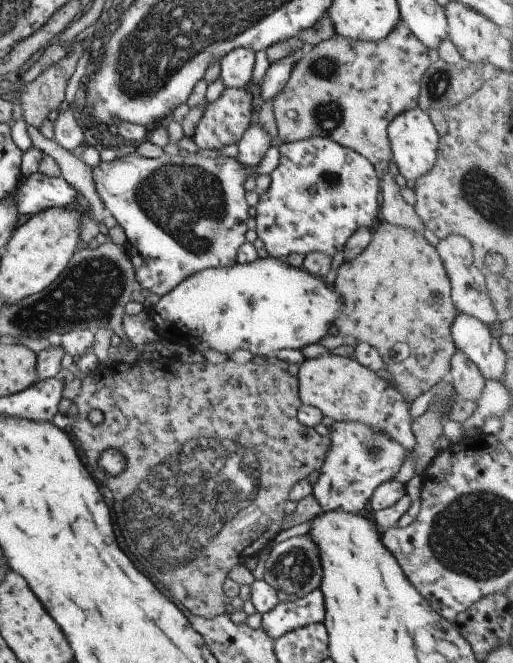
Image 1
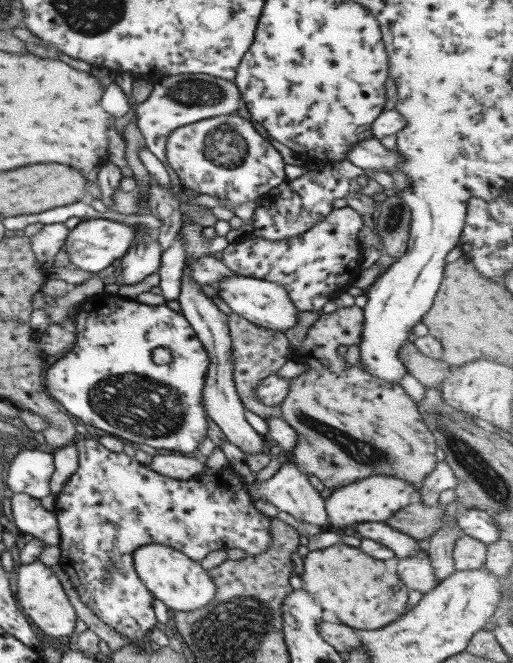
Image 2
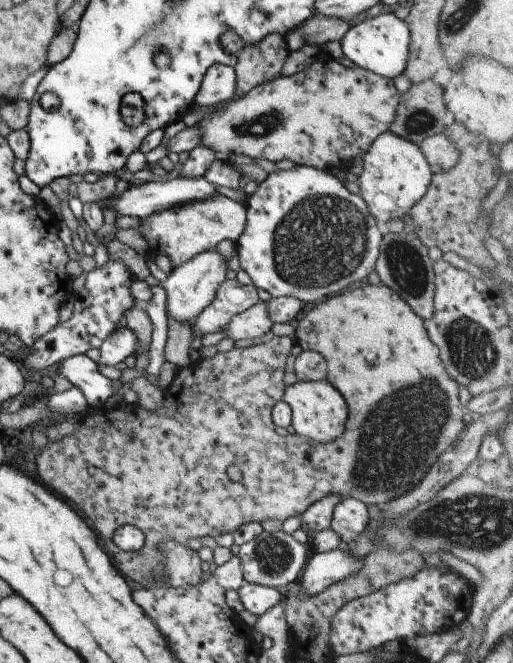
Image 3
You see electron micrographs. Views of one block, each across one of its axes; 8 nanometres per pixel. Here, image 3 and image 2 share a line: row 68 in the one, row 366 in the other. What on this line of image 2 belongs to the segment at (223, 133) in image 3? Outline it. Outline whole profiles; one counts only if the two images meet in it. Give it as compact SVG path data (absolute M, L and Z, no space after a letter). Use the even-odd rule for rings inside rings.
M353 305L351 307L337 308L331 313L319 312L318 319L310 325L306 331L305 336L301 340L299 347L293 347L289 352L295 356L293 362L297 364L303 364L306 366L305 371L303 371L298 376L290 378L289 390L285 395L285 398L278 405L280 410L280 417L283 421L295 431L297 435L297 442L293 445L293 450L290 452L291 461L293 464L302 472L305 472L315 478L319 479L323 486L327 489L335 490L341 486L346 486L352 482L358 481L359 479L367 478L369 476L393 476L393 478L399 478L406 480L409 486L413 486L413 496L416 496L421 492L421 486L423 486L423 480L433 471L435 467L435 440L433 435L429 433L429 428L423 425L421 417L419 416L419 410L416 407L414 400L404 393L403 387L400 383L388 383L383 379L378 379L373 375L370 375L363 367L361 363L356 363L355 365L348 366L345 363L343 357L337 354L337 348L339 346L351 346L351 344L359 344L361 331L363 328L363 311L362 308Z

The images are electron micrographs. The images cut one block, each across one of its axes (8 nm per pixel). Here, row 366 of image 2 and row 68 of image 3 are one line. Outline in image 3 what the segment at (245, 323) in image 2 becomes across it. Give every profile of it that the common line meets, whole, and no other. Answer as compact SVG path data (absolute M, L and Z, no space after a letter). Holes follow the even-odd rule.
M271 33L259 44L243 45L232 66L236 86L234 92L244 95L254 86L279 77L279 70L288 56L286 44L286 37Z

